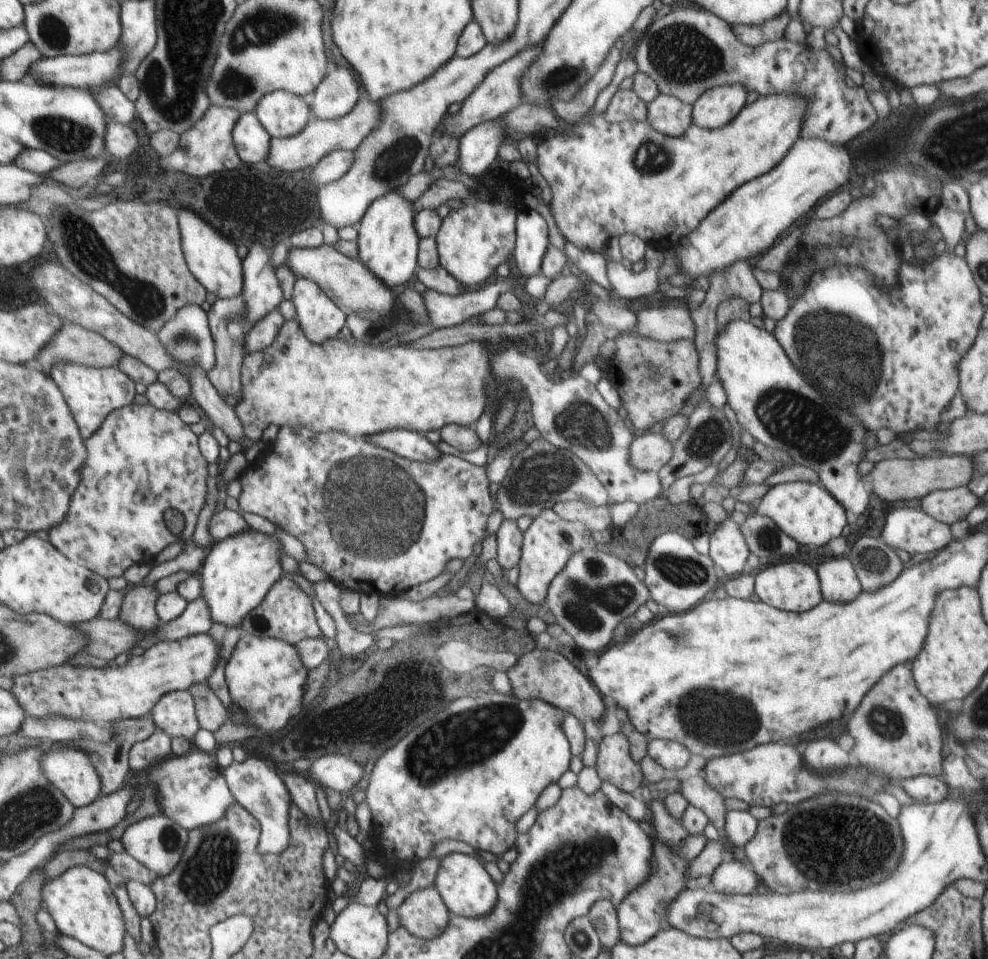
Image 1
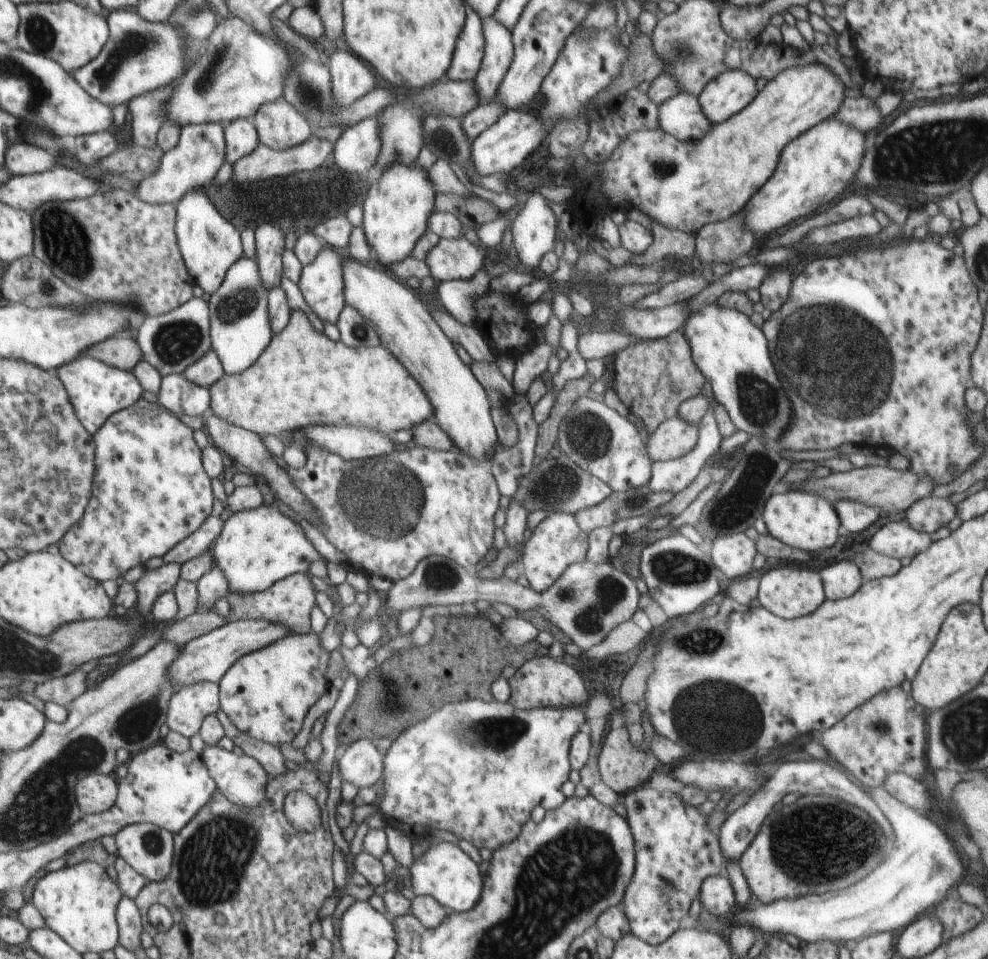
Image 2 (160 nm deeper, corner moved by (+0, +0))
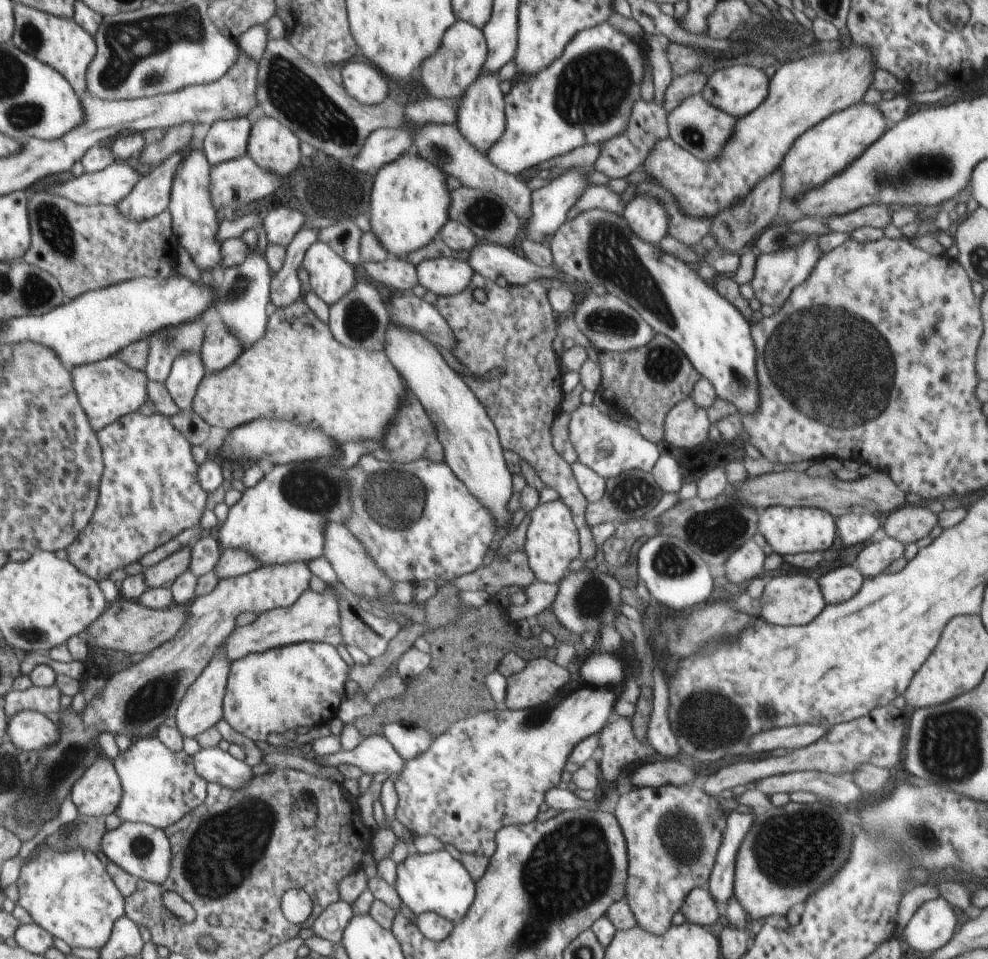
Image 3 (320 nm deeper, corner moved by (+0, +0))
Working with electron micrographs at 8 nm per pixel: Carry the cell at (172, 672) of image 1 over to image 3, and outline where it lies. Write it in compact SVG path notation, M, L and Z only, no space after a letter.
M327 586L322 593L309 588L293 605L262 613L253 623L236 627L218 649L222 649L232 662L250 653L296 643L326 643L334 648L343 644L339 600L332 587Z

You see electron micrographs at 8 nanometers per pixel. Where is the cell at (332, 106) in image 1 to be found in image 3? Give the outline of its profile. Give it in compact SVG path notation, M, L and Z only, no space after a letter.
M354 58L343 64L341 75L343 87L358 102L377 105L388 100L388 80L370 61Z

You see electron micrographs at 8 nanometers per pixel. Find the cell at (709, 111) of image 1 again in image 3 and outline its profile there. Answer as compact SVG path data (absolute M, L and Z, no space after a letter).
M748 64L728 65L716 69L708 76L702 96L712 106L735 116L738 120L756 110L766 100L769 93L768 76L764 70Z

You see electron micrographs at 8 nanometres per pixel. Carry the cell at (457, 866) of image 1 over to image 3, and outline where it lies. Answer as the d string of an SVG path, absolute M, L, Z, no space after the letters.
M445 849L433 853L412 851L398 865L398 881L394 886L402 904L416 915L436 913L457 924L467 913L475 897L475 882L466 867Z

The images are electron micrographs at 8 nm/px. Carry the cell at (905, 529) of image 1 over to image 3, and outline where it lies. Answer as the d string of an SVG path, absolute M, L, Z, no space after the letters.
M880 533L857 556L858 570L864 578L875 577L886 572L892 562L902 557L904 545Z

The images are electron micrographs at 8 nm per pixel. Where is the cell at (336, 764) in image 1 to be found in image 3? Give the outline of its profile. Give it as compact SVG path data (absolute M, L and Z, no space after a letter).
M382 734L364 738L354 752L344 752L332 764L338 768L342 764L356 766L364 774L372 774L375 779L383 780L388 776L399 776L403 771L405 760Z

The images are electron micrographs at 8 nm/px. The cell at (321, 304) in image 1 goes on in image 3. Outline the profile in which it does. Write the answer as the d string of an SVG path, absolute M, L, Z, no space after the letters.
M317 241L307 250L303 266L308 272L312 292L328 306L337 303L355 287L354 267L322 241Z

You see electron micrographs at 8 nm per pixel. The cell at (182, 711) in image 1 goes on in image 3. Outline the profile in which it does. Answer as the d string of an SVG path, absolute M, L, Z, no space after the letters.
M217 649L208 666L200 676L190 685L184 698L180 701L175 714L176 728L183 736L194 737L201 732L216 726L223 719L223 698L227 687L227 678L231 662L222 649Z

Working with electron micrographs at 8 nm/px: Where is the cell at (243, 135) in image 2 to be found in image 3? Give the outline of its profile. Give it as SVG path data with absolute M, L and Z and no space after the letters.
M246 117L216 121L200 143L210 166L247 154L251 124Z

